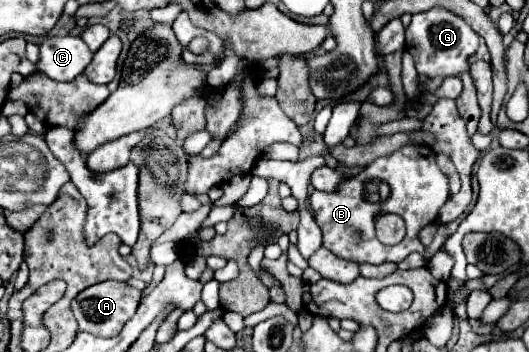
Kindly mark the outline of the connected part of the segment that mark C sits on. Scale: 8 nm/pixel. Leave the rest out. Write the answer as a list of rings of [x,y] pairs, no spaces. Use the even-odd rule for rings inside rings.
[[[76,35],[46,37],[40,45],[40,59],[36,67],[54,81],[72,81],[84,73],[92,57],[94,53]]]

